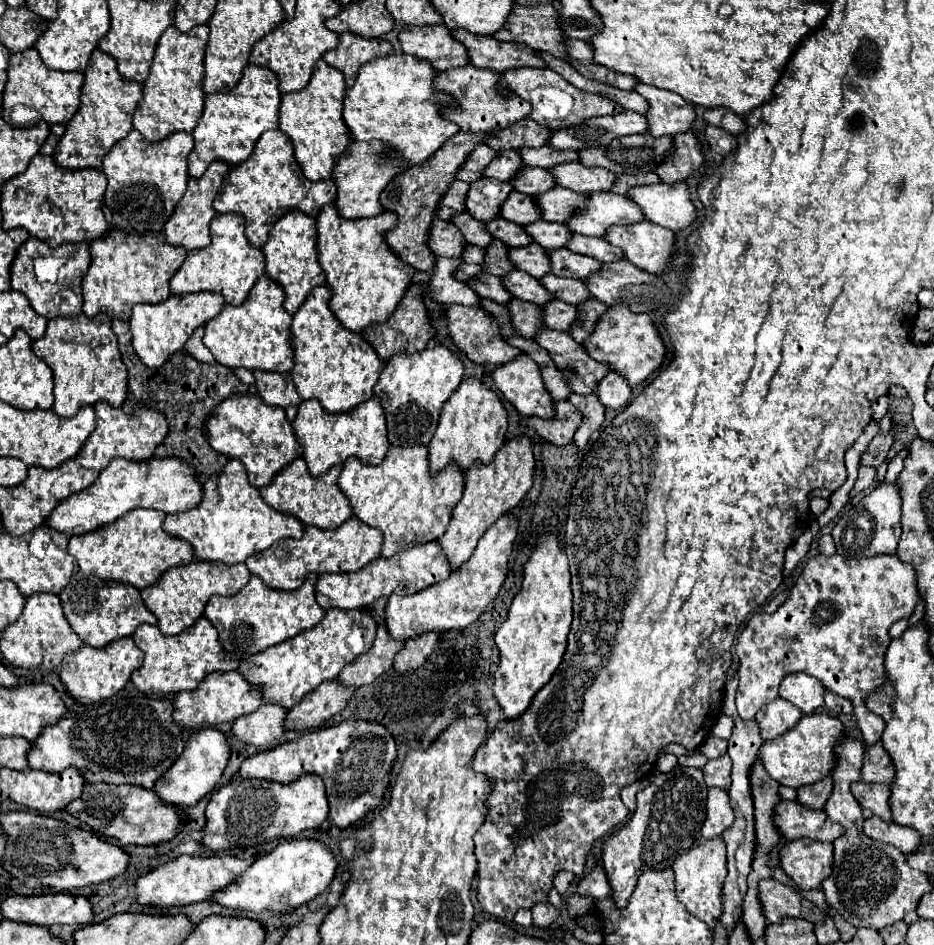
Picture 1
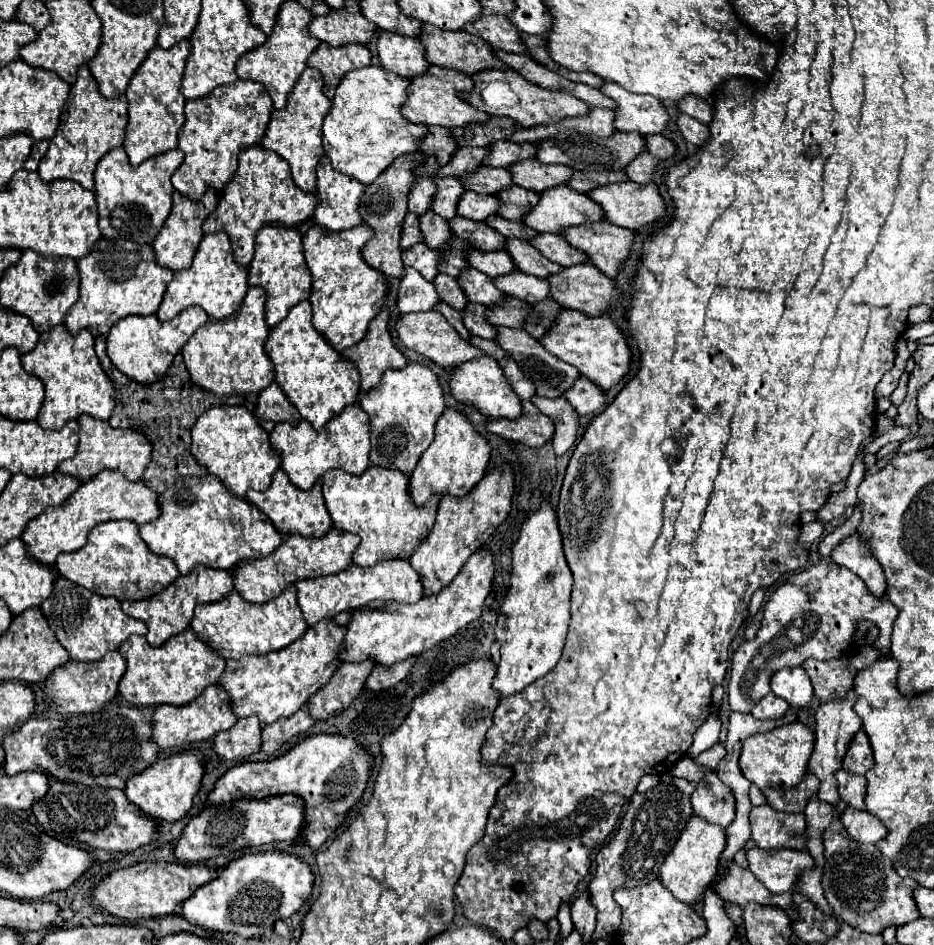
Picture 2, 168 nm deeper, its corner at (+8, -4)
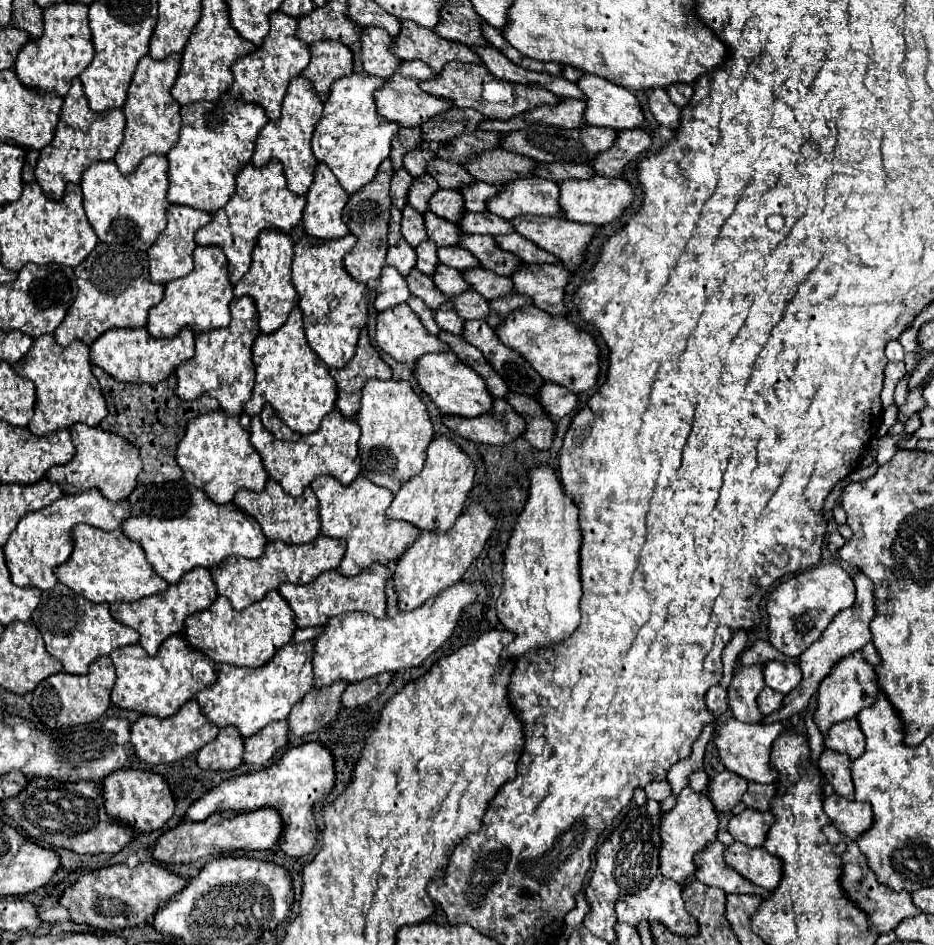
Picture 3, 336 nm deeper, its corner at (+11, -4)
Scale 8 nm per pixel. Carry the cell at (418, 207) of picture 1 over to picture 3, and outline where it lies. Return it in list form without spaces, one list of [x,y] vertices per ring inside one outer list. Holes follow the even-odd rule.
[[[385,160],[373,182],[369,182],[367,186],[363,186],[359,192],[355,192],[349,198],[349,204],[345,206],[343,212],[343,220],[349,226],[351,234],[357,236],[357,246],[345,256],[345,266],[349,270],[349,274],[359,280],[359,282],[373,282],[377,278],[381,278],[381,270],[385,266],[385,258],[387,258],[387,230],[389,230],[389,218],[391,218],[391,196],[389,196],[389,188],[391,188],[391,178],[393,178],[395,170],[391,160]]]

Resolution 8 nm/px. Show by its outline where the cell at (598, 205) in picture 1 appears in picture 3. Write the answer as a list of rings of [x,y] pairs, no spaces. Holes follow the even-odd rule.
[[[533,176],[527,180],[513,180],[499,188],[499,198],[493,198],[489,212],[501,218],[515,218],[521,214],[559,216],[559,184]]]

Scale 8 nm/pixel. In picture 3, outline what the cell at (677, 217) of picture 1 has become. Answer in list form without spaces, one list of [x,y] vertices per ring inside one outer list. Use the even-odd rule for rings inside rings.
[[[593,176],[589,180],[565,180],[559,182],[561,194],[559,194],[559,202],[563,208],[563,216],[575,222],[583,222],[583,224],[611,224],[617,218],[621,218],[621,214],[625,210],[629,210],[629,206],[633,204],[635,192],[633,186],[623,180],[623,178],[605,178],[605,176]]]

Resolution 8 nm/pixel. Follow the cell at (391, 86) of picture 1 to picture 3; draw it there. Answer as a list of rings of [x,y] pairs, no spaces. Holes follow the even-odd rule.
[[[351,74],[333,82],[323,108],[323,116],[313,132],[315,158],[331,168],[339,184],[349,194],[357,192],[361,186],[373,180],[379,164],[389,158],[393,136],[401,130],[397,122],[391,122],[377,114],[373,92],[381,86],[385,86],[385,80],[369,74]]]

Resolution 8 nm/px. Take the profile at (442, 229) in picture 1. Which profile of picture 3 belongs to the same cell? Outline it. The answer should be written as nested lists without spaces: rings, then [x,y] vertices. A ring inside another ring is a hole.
[[[393,208],[391,210],[391,222],[389,222],[389,244],[393,246],[393,244],[397,244],[399,240],[403,238],[403,234],[401,234],[401,210],[397,210],[397,208]]]

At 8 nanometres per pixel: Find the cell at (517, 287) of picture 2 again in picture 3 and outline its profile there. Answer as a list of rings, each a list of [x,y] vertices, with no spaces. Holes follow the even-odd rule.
[[[485,268],[467,270],[463,276],[471,284],[471,288],[477,290],[479,294],[483,294],[487,300],[503,298],[503,296],[515,292],[515,284],[509,276],[499,276],[499,274],[493,274],[491,270],[485,270]]]

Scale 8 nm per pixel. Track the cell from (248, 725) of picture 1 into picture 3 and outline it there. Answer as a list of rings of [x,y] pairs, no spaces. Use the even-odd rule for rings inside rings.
[[[235,726],[221,728],[219,736],[199,750],[197,764],[203,770],[229,770],[241,764],[245,740]]]

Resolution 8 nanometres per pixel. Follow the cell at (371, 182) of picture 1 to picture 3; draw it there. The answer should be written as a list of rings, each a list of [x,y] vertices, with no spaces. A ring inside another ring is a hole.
[[[317,164],[313,184],[307,192],[307,206],[303,210],[303,226],[309,236],[315,238],[341,238],[349,234],[343,222],[343,208],[349,194],[341,190],[339,180],[333,176],[327,164]]]

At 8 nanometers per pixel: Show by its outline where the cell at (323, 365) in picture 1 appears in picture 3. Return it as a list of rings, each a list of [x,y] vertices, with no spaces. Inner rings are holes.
[[[293,308],[287,322],[273,334],[259,334],[253,344],[253,362],[257,370],[253,398],[245,404],[245,410],[259,414],[263,404],[271,404],[277,416],[295,432],[317,430],[321,420],[335,408],[337,382],[329,374],[329,368],[309,348],[303,332],[303,314]]]

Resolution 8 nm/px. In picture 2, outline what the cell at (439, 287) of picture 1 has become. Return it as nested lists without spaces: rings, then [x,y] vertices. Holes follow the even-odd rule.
[[[404,268],[404,278],[398,284],[396,308],[402,314],[422,312],[422,310],[432,310],[436,302],[440,302],[440,300],[438,300],[434,284],[428,282],[414,268]]]

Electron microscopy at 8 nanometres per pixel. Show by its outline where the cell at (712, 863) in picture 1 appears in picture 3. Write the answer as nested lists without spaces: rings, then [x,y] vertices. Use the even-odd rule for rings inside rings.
[[[683,788],[675,808],[665,812],[665,822],[661,822],[661,874],[683,886],[697,870],[695,854],[703,852],[709,842],[717,840],[717,830],[717,814],[713,810],[713,804],[703,794]]]

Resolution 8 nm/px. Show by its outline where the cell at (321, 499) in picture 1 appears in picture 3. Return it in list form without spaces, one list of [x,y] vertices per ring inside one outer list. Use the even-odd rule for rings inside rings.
[[[269,478],[265,490],[261,490],[259,494],[251,490],[239,490],[233,502],[261,524],[267,540],[281,540],[287,544],[307,544],[319,536],[319,500],[309,486],[303,490],[301,496],[293,498],[281,488],[279,482]]]

